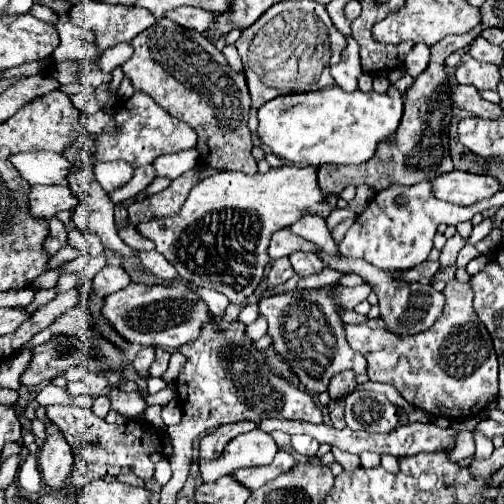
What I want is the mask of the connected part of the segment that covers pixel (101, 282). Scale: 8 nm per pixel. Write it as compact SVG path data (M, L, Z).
M105 266L93 278L93 292L101 298L107 298L111 292L119 292L131 284L131 276L121 266Z

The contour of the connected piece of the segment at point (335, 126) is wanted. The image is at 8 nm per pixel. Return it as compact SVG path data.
M395 68L387 74L389 88L387 92L379 94L375 90L371 92L343 92L343 88L329 86L317 92L301 92L301 94L287 94L273 98L271 102L265 102L259 108L259 138L263 146L271 148L279 158L295 164L295 166L323 166L323 164L363 164L373 154L379 142L395 136L395 130L399 126L399 120L403 116L403 92L395 88L395 82L401 80L405 74L403 68Z

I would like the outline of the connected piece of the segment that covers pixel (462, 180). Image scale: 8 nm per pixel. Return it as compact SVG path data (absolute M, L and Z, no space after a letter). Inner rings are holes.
M453 170L445 176L437 176L433 180L433 194L439 200L447 200L461 206L477 204L485 198L491 198L501 190L501 182L487 174L471 174Z

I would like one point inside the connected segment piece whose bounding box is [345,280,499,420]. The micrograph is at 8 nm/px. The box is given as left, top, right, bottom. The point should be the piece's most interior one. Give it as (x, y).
(450, 370)

